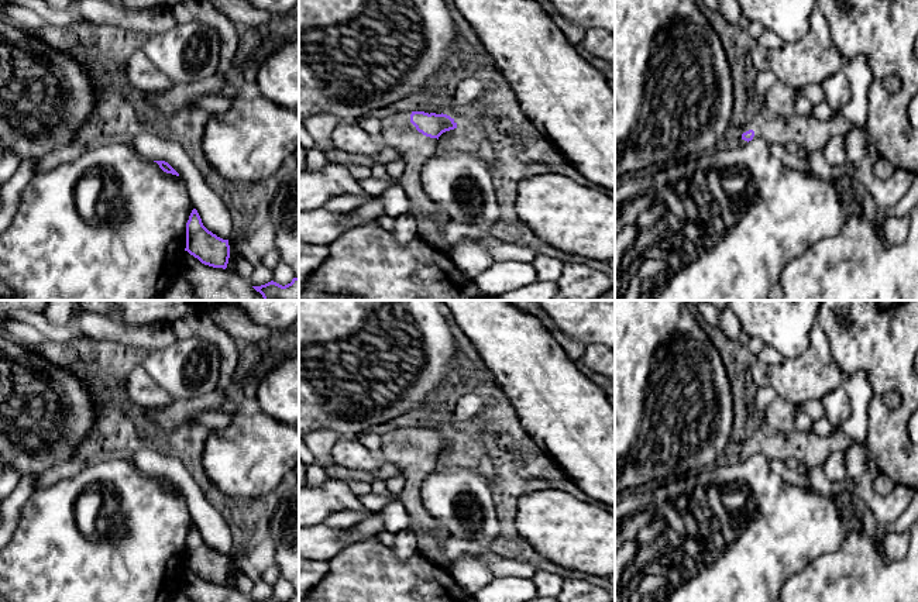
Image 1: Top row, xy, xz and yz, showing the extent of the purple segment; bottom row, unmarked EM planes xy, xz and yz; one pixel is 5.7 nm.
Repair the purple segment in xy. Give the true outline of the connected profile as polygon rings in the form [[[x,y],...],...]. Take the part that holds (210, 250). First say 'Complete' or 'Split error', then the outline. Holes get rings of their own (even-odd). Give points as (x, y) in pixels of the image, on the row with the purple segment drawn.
Complete. [[[192,210],[186,223],[186,248],[190,255],[197,258],[202,264],[213,268],[227,268],[230,258],[228,240],[223,240],[209,231],[197,213]]]

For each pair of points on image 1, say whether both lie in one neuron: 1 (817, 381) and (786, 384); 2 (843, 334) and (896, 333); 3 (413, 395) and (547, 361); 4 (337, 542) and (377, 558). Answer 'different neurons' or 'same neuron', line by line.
1: same neuron
2: same neuron
3: different neurons
4: different neurons

